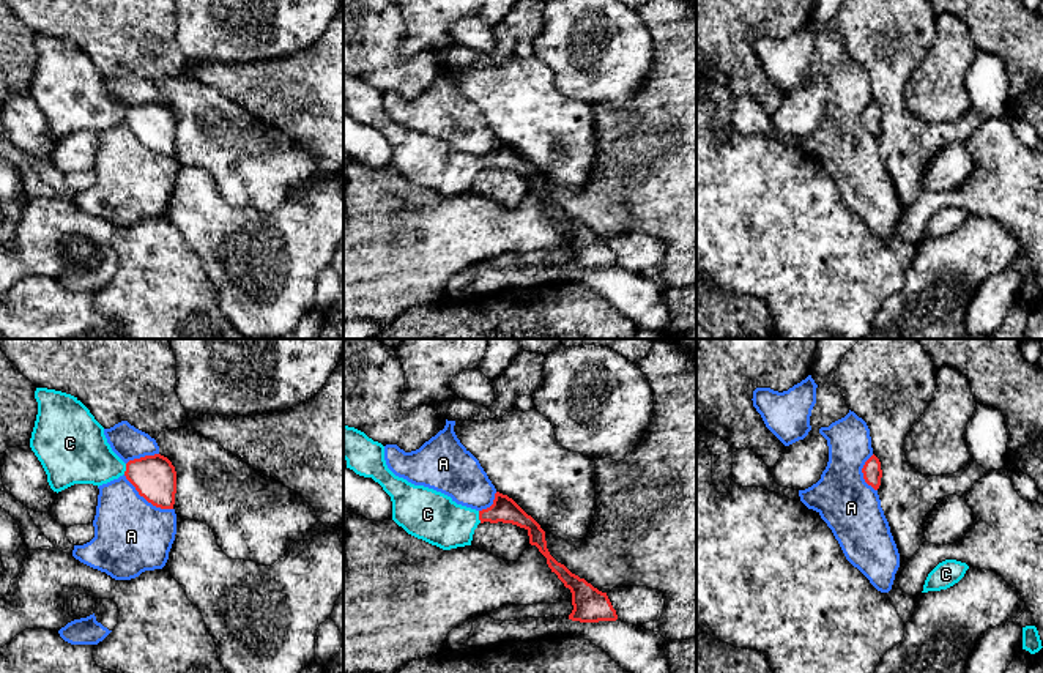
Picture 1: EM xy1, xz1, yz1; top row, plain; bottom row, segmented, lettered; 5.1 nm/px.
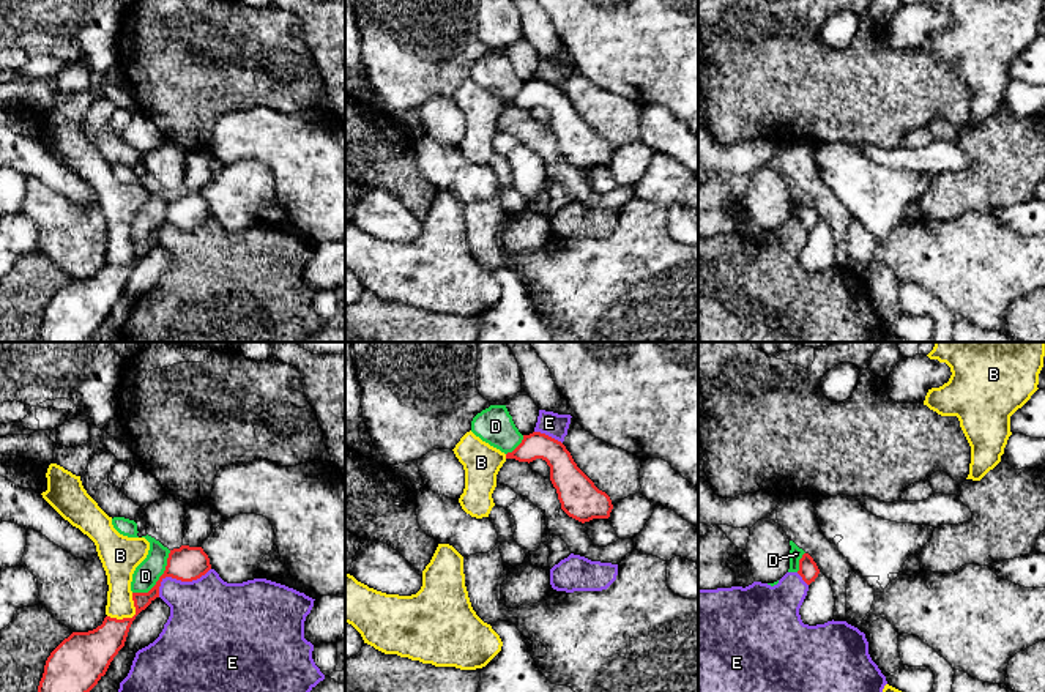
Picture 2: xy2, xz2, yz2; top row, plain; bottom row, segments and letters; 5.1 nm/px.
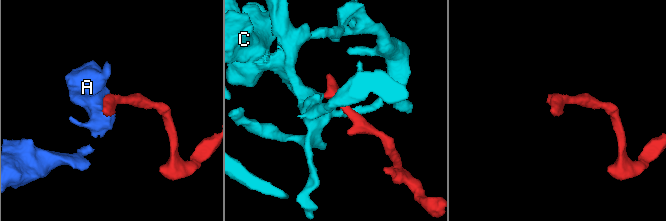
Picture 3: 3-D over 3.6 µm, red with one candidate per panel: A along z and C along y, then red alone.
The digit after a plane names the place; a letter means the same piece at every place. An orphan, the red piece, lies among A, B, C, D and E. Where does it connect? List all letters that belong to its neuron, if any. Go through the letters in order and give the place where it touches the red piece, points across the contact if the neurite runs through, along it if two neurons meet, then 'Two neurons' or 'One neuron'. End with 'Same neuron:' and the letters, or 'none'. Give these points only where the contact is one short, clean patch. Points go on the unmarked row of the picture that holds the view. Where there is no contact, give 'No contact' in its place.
A: Touches red at xy1 (147, 147). Two neurons
B: Touches red at xy2 (133, 264). Two neurons
C: Touches red at xz1 (479, 164). Path across: xz1 (504, 156), (479, 164), (430, 163). One neuron
D: Touches red at xy2 (159, 226). Boundary: xy2 (171, 197), (166, 216), (159, 226), (147, 238), (133, 240). Two neurons
E: Touches red at xy2 (178, 226). Two neurons
Same neuron: C

